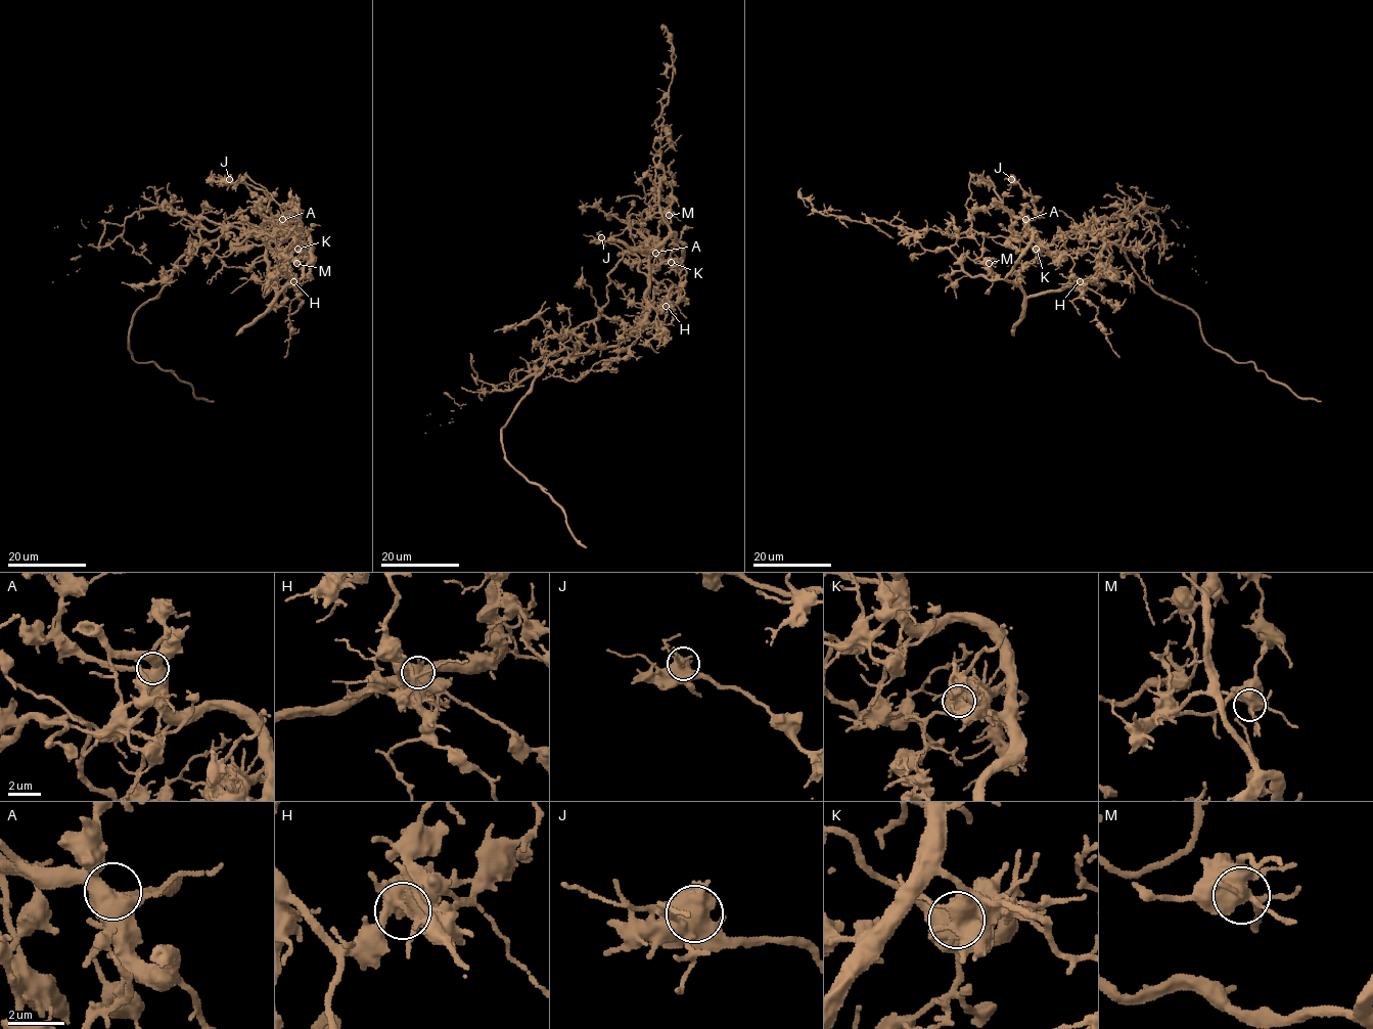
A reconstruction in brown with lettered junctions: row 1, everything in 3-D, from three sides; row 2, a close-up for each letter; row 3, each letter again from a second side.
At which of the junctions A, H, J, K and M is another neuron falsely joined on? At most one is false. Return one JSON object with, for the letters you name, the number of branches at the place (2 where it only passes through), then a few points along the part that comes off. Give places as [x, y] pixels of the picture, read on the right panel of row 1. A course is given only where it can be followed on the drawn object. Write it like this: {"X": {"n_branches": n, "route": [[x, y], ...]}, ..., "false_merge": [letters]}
{"K": {"n_branches": 4, "route": [[1036, 248], [1048, 252], [1024, 231], [1049, 244], [1127, 228], [1134, 272], [1190, 309], [1213, 348], [1321, 402]]}, "false_merge": ["K"]}

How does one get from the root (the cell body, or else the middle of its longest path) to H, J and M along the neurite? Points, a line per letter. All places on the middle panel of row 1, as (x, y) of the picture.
H: (596, 330), (595, 321), (601, 316), (623, 320), (638, 330), (651, 306), (656, 311), (666, 306)
J: (596, 330), (615, 264), (628, 252), (656, 254), (633, 263), (601, 237)
M: (596, 330), (601, 316), (631, 327), (643, 318), (670, 232), (659, 213), (651, 217), (669, 215)

